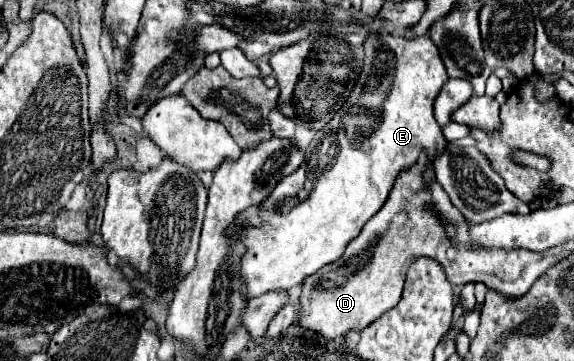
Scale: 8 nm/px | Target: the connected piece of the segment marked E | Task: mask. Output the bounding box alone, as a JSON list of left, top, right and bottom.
[226,30,448,298]

